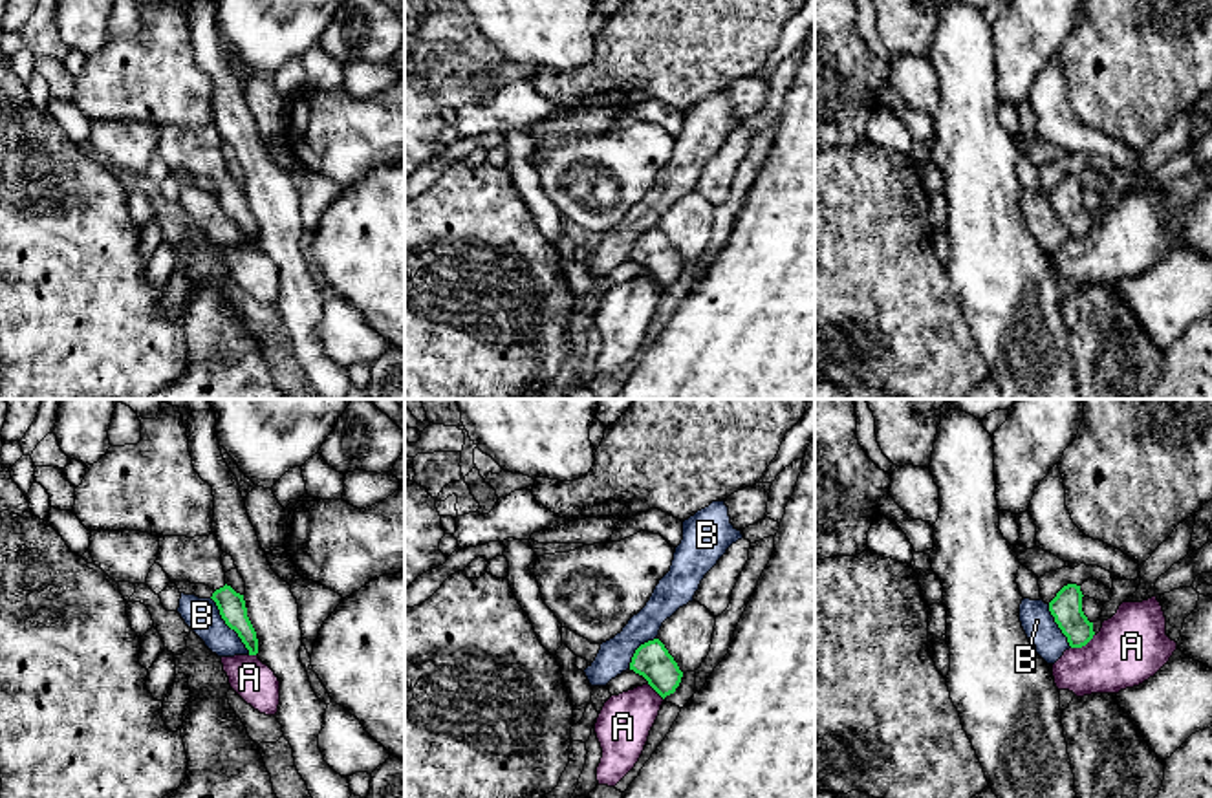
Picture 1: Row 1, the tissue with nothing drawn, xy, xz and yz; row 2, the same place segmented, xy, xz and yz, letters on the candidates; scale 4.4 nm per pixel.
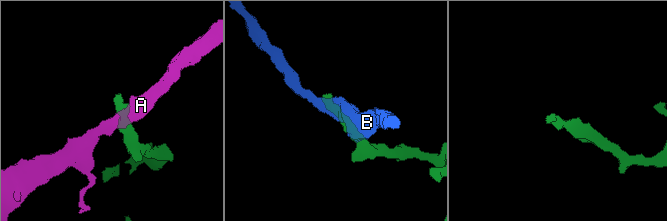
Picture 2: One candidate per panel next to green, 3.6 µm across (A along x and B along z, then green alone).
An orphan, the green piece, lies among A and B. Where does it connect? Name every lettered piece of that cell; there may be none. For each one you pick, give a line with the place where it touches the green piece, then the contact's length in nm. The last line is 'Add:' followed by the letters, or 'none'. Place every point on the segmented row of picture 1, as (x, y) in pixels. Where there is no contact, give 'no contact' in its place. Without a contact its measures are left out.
Add: none

